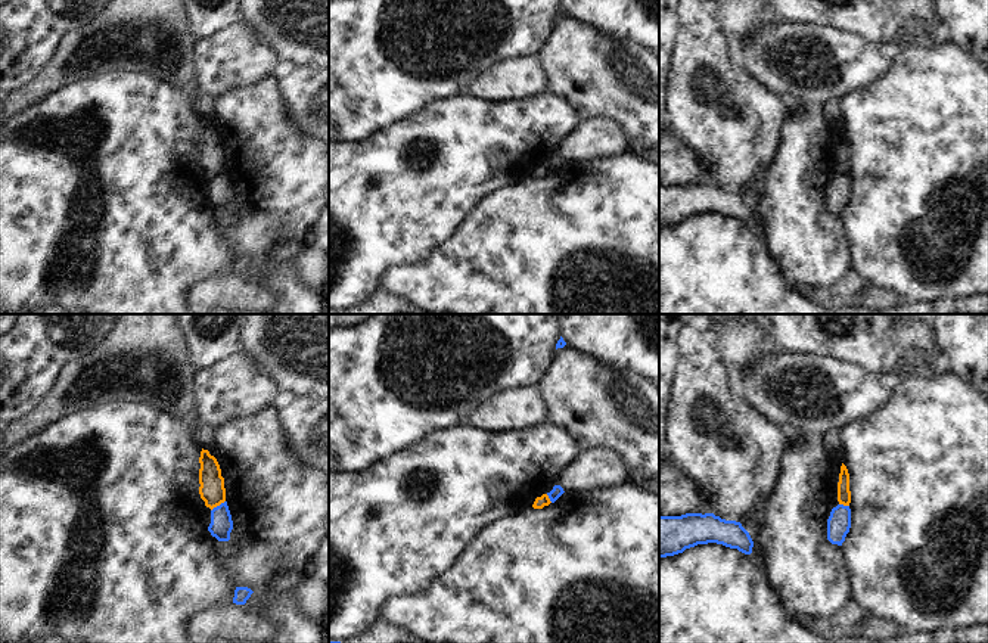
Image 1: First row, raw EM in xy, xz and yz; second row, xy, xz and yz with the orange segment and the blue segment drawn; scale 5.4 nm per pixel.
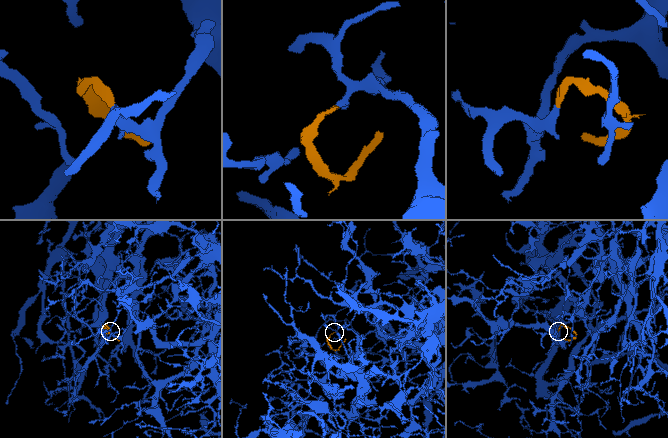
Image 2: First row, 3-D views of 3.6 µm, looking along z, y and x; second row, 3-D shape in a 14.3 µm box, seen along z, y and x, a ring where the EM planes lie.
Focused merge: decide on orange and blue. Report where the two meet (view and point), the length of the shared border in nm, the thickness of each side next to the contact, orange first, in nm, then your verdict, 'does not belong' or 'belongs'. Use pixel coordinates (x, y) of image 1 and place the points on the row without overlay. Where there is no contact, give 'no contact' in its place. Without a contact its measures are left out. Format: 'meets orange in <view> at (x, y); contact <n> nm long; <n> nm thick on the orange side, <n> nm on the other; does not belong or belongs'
meets orange in xy at (217, 174); contact 100 nm long; 140 nm thick on the orange side, 120 nm on the other; does not belong

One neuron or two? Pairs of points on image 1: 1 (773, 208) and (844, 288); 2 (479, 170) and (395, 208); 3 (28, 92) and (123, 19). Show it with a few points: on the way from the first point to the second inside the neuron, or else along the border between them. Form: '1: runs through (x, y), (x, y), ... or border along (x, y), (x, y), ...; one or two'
1: border along (853, 269), (826, 288), (805, 285); two
2: runs through (459, 170), (435, 170), (416, 188); one
3: runs through (52, 77), (99, 43); one

